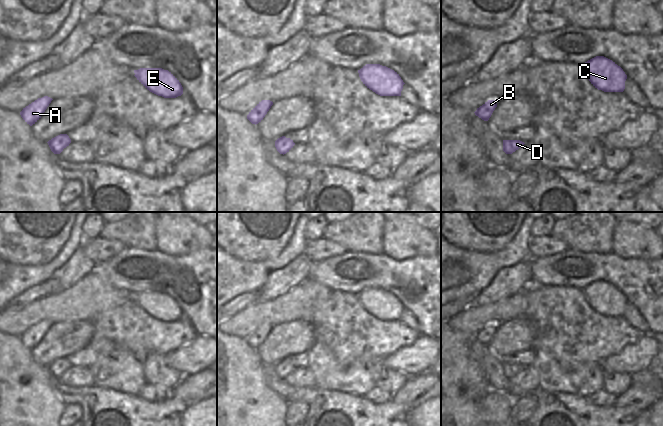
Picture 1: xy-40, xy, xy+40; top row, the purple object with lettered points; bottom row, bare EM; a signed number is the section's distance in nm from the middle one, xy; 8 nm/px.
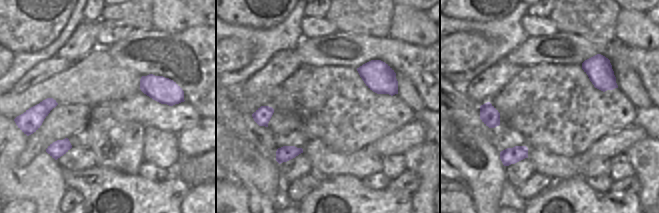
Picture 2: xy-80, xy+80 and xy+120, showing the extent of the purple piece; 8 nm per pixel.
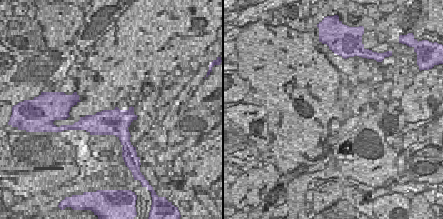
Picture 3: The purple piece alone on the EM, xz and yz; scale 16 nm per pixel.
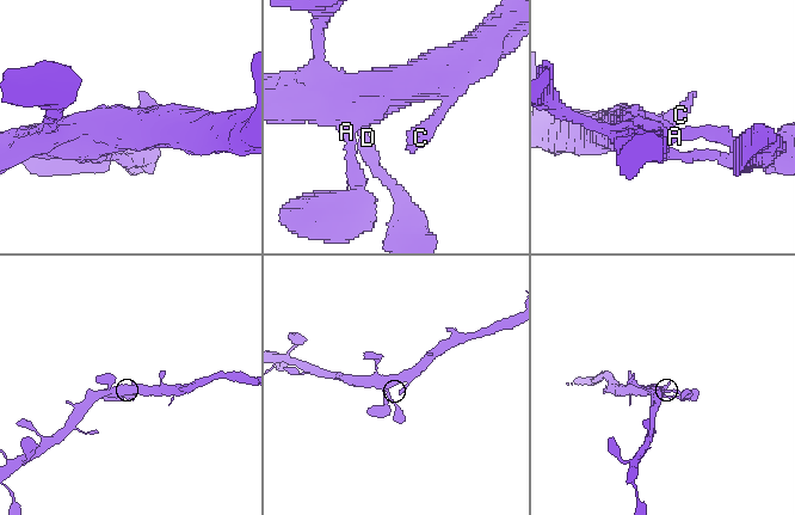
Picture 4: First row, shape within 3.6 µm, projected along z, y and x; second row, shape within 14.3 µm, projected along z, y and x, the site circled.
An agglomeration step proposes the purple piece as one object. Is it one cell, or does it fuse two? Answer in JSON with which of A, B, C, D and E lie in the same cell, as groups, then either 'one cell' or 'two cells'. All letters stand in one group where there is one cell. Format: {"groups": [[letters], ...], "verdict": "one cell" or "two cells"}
{"groups": [["A", "B", "C", "D", "E"]], "verdict": "one cell"}

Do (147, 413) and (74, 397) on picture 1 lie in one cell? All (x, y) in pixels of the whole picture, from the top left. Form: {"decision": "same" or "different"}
{"decision": "same"}

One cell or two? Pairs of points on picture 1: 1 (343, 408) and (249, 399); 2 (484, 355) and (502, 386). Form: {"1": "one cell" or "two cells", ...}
{"1": "two cells", "2": "one cell"}

